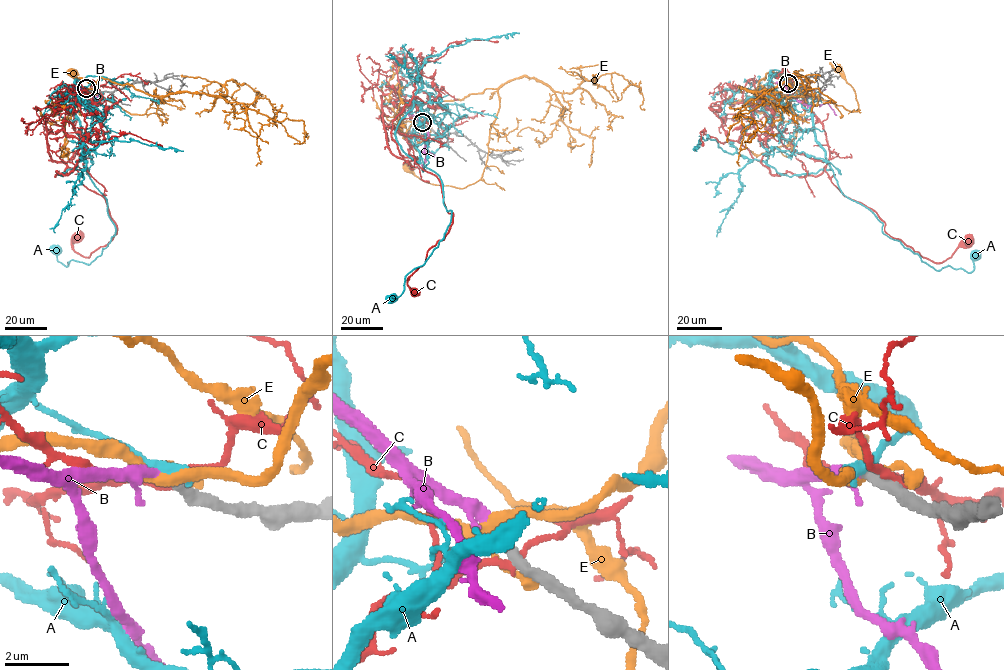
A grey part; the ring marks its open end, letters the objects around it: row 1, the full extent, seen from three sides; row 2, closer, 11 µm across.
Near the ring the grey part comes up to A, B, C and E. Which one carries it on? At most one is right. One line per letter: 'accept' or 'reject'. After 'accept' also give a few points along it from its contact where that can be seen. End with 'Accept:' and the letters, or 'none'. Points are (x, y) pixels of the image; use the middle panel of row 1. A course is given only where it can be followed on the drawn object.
A: reject
B: accept | via (422, 122), (417, 119), (428, 138), (422, 167)
C: reject
E: reject
Accept: B

